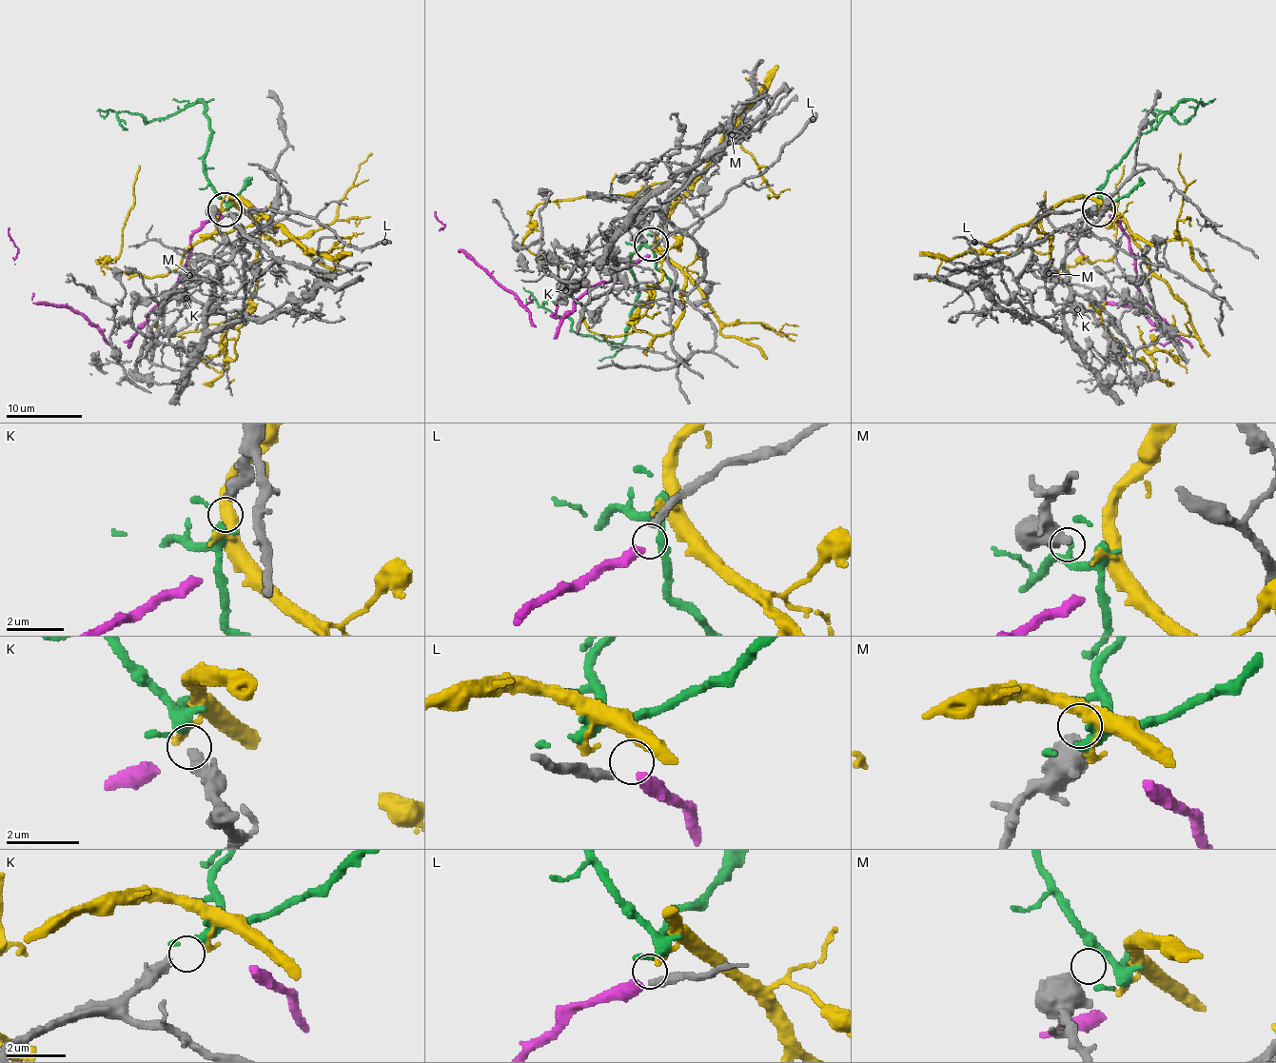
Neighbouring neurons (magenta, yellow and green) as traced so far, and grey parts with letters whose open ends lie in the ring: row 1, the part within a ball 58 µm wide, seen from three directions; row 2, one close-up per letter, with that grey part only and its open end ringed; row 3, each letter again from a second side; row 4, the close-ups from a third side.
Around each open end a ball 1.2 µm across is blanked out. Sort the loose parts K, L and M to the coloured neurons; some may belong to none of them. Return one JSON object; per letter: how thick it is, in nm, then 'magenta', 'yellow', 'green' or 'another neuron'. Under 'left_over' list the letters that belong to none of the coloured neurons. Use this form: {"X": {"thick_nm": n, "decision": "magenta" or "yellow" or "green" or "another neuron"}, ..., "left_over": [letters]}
{"K": {"thick_nm": 400, "decision": "green"}, "L": {"thick_nm": 280, "decision": "magenta"}, "M": {"thick_nm": 650, "decision": "another neuron"}, "left_over": ["M"]}

